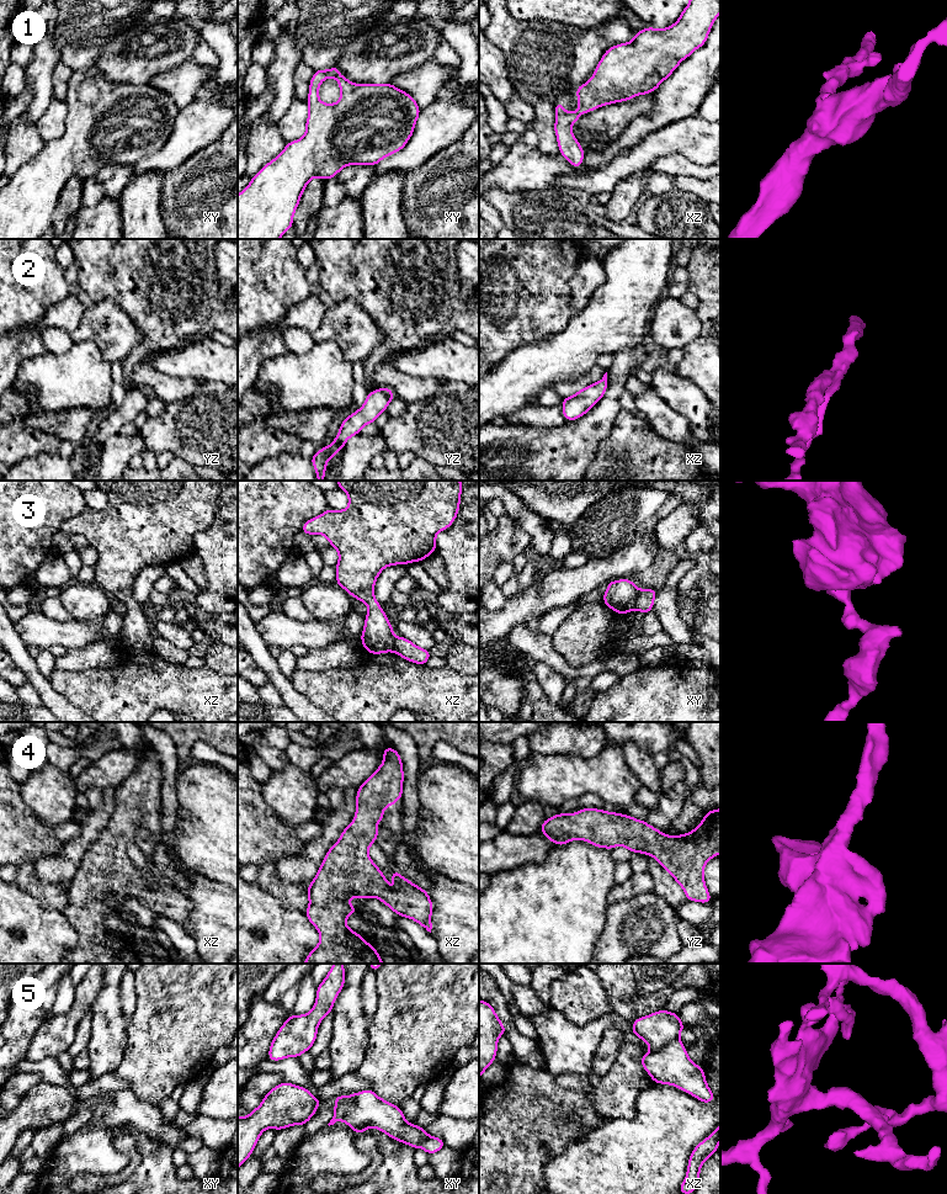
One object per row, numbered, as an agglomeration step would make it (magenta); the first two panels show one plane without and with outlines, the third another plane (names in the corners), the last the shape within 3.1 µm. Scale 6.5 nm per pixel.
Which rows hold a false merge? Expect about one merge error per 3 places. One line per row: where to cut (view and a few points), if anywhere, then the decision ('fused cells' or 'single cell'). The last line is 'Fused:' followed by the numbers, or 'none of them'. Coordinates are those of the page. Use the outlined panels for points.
1: no cut | single cell
2: no cut | single cell
3: xy (638, 589), (634, 609) | fused cells
4: no cut | single cell
5: xz (677, 1038), (669, 1041), (661, 1049), (650, 1051) | fused cells
Fused: 3, 5

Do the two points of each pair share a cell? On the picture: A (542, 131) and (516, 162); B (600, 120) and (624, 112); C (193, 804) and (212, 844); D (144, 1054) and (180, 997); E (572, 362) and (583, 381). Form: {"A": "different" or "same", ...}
{"A": "different", "B": "same", "C": "same", "D": "same", "E": "different"}

